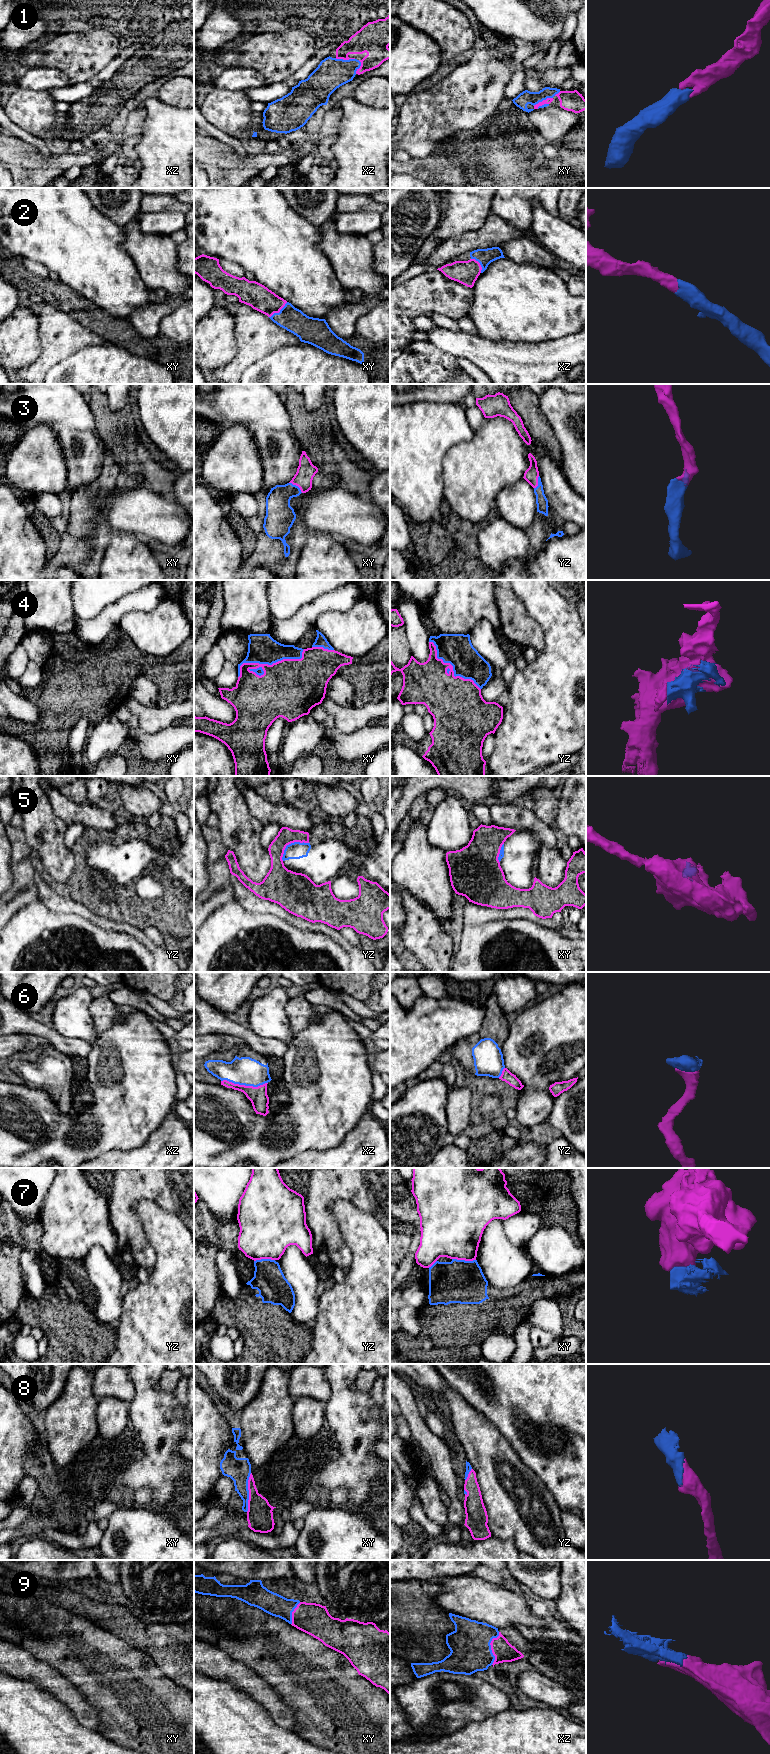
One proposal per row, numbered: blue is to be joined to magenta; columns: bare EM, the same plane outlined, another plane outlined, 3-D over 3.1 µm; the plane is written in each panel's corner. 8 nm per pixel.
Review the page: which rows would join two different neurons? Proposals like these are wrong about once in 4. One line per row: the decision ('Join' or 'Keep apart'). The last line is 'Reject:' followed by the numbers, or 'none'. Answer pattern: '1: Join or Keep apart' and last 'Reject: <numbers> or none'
1: Join
2: Join
3: Join
4: Join
5: Keep apart
6: Join
7: Keep apart
8: Join
9: Join
Reject: 5, 7

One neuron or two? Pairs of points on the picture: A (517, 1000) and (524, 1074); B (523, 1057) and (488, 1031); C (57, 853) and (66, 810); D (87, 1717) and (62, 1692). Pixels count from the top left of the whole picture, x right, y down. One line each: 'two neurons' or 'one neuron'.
A: two neurons
B: two neurons
C: two neurons
D: one neuron

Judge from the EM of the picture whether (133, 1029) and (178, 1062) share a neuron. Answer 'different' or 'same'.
different

